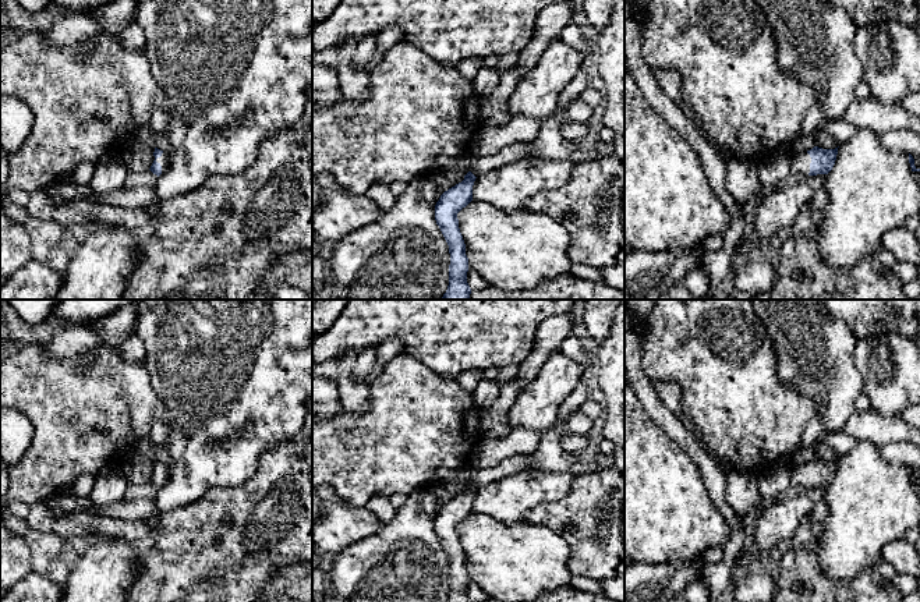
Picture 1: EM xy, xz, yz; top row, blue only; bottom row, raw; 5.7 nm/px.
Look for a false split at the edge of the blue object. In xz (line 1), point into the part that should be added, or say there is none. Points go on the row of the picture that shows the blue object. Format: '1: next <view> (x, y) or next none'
1: next none

